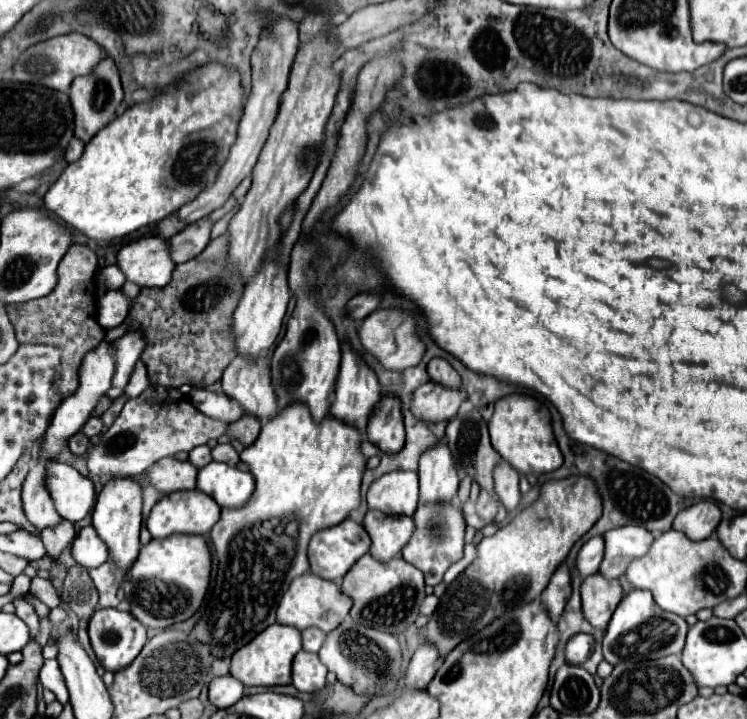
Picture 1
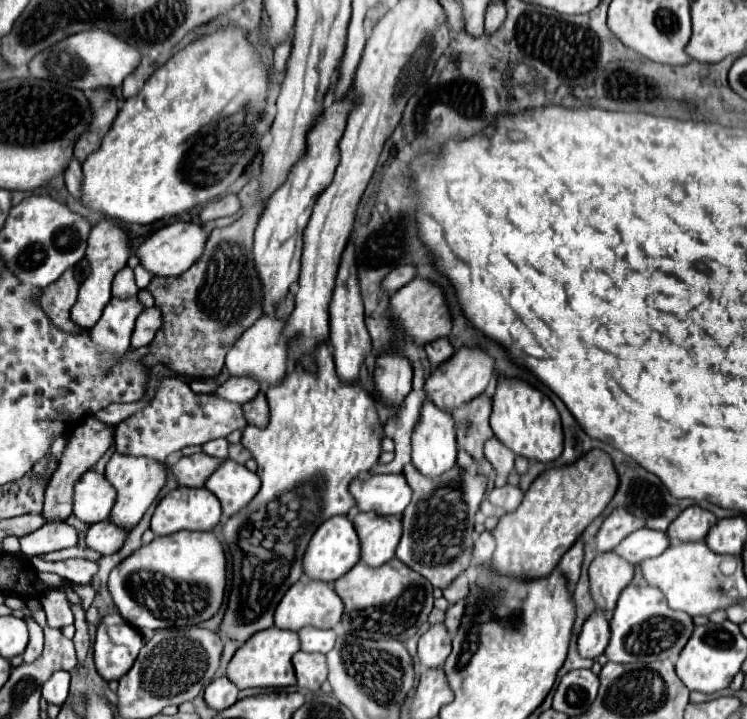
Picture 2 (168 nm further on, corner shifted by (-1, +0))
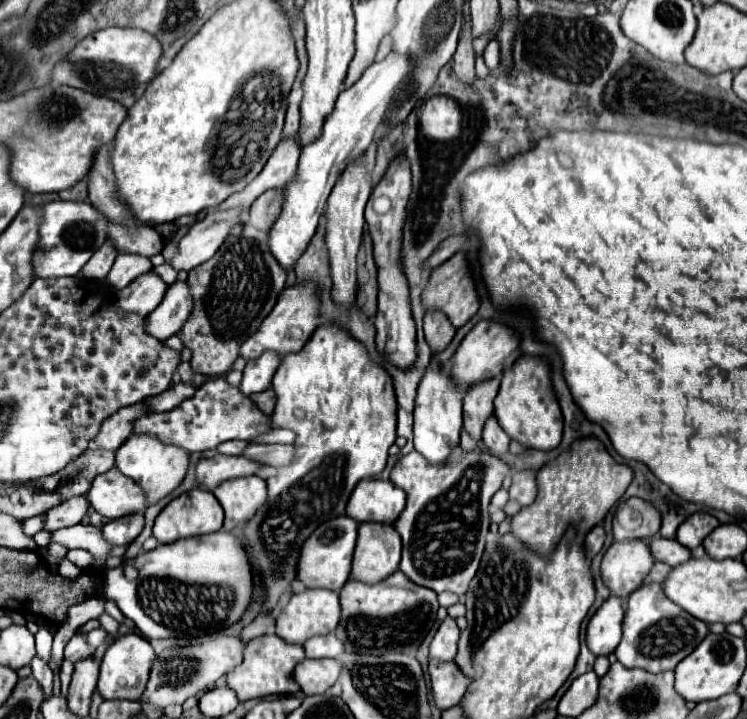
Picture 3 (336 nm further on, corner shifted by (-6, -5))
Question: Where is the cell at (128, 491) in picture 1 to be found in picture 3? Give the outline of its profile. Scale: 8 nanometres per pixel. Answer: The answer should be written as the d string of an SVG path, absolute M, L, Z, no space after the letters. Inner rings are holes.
M132 435L116 451L116 467L126 477L132 477L146 491L150 505L172 493L182 483L188 463L190 463L190 453L186 449L162 443L156 435Z

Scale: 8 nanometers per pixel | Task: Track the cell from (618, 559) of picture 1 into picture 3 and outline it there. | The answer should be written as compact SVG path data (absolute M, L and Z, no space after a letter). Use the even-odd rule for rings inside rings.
M664 537L650 539L650 551L652 551L652 555L654 555L656 561L668 563L670 567L676 567L678 563L686 563L686 559L692 557L690 549L682 547L674 539L664 539Z

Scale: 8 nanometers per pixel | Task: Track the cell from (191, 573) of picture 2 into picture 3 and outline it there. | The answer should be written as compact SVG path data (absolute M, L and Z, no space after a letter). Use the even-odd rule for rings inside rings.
M224 531L178 539L168 545L158 545L148 553L140 553L134 559L124 559L120 567L106 571L104 583L104 597L108 601L114 601L118 609L124 613L124 617L132 619L146 639L202 637L222 631L242 619L244 611L250 605L252 591L254 581L248 553L240 539ZM128 567L136 571L136 579L128 579Z

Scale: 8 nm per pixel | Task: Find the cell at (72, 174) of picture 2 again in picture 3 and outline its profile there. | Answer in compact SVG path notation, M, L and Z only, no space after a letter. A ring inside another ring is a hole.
M108 221L108 239L114 241L118 253L152 257L164 249L164 237L152 227L122 227Z

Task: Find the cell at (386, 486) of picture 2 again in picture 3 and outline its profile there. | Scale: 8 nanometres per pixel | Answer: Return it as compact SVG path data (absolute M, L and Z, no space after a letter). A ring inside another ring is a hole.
M364 479L352 491L346 505L346 515L356 519L358 523L374 521L392 525L402 513L404 505L406 505L404 491L394 487L390 481Z

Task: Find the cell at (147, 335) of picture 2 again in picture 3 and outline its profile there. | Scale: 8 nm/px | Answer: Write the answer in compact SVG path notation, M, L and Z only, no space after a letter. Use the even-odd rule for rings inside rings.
M176 281L168 287L162 303L148 315L148 333L160 341L176 335L192 311L192 295L186 281Z

